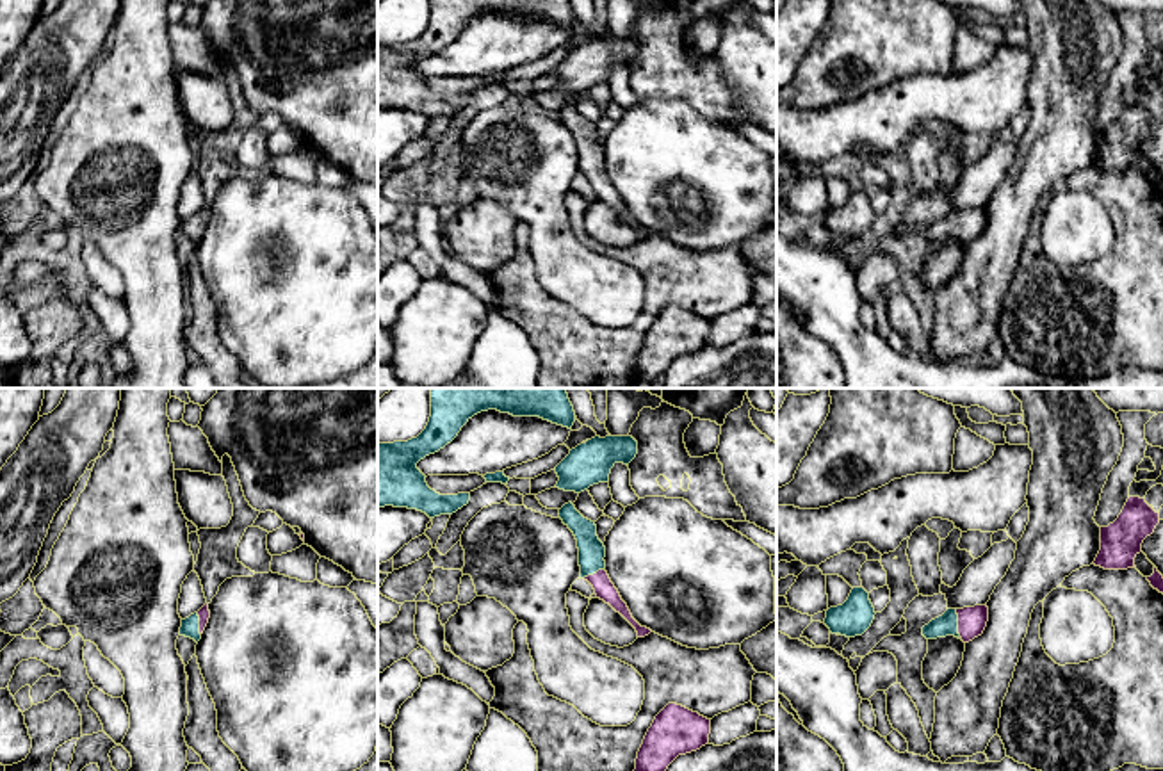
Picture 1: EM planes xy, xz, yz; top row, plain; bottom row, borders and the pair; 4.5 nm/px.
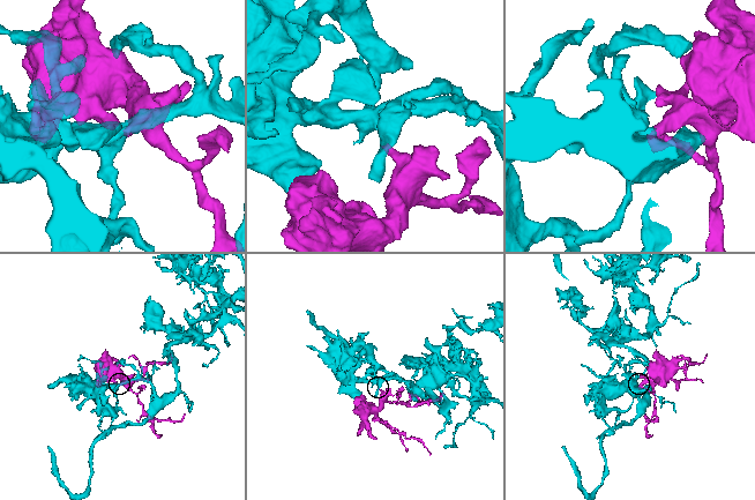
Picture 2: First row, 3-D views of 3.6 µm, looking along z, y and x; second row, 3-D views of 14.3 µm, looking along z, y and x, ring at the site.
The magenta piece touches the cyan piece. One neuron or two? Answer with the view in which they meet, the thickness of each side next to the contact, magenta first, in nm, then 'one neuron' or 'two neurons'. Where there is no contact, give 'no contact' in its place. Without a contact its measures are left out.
contact in yz; calibres 130 and 100 nm; one neuron

